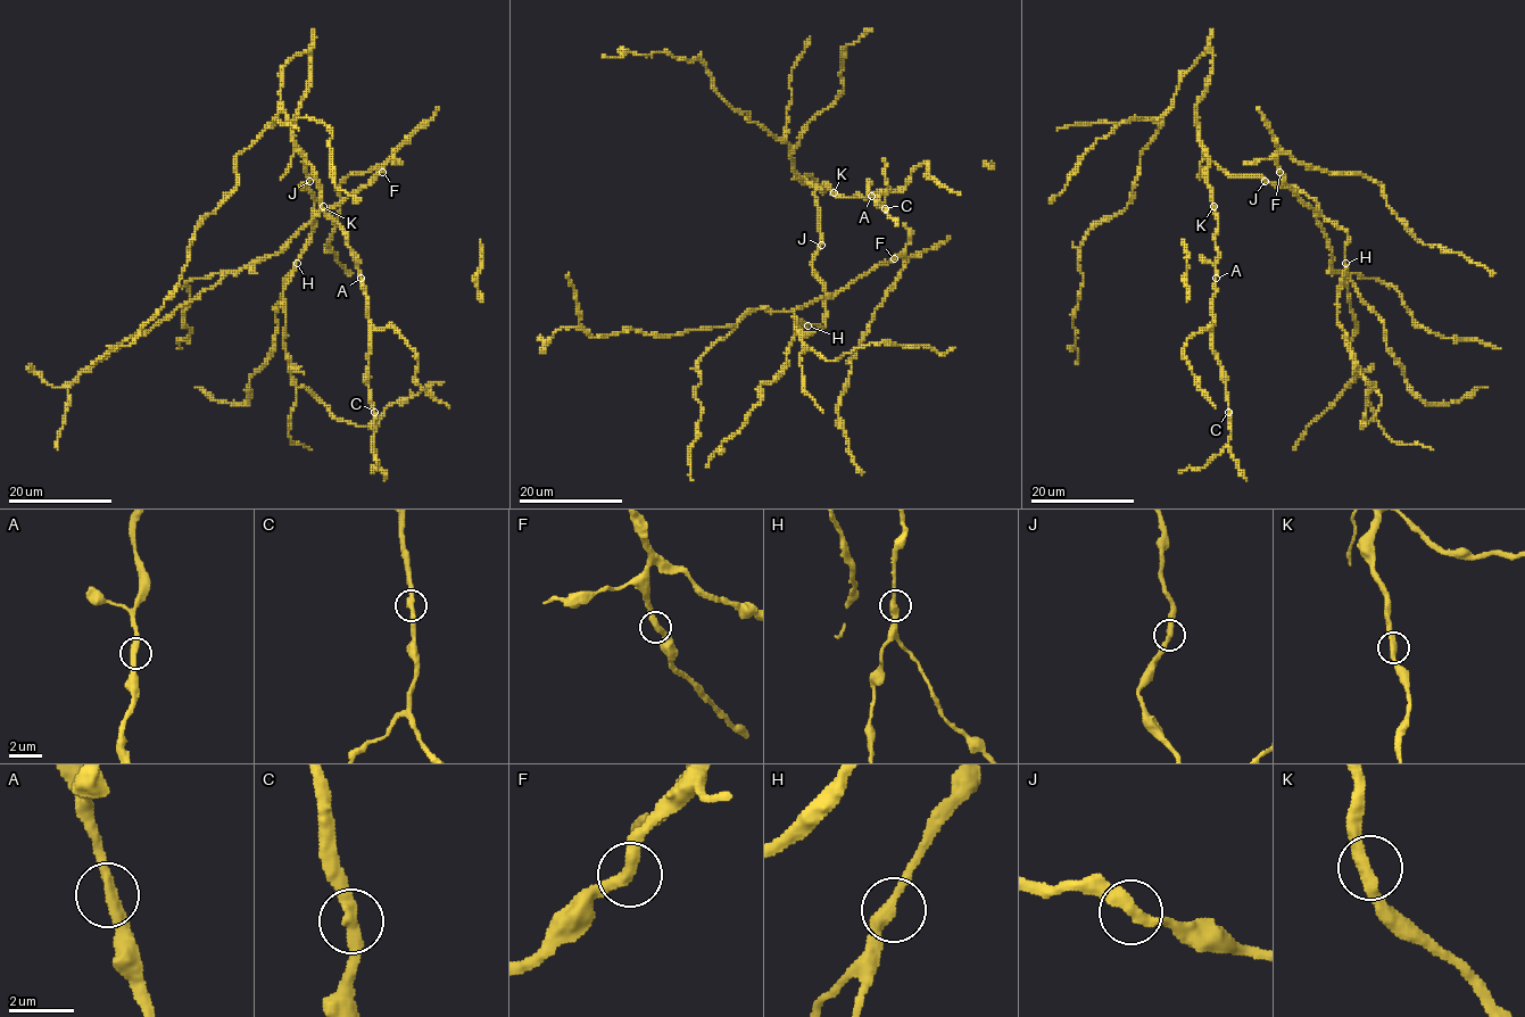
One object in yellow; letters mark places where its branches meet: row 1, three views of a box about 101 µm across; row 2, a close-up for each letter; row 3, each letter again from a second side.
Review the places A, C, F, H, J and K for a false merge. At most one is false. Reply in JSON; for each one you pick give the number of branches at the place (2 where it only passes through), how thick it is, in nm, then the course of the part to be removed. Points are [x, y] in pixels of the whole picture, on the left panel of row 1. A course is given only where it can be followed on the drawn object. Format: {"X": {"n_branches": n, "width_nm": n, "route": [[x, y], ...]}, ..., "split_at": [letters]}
{"split_at": []}

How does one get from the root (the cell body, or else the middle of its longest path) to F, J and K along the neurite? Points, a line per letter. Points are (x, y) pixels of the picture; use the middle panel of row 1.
F: (806, 181), (814, 189), (821, 234), (821, 246), (812, 270), (823, 284), (826, 298), (894, 258)
J: (806, 181), (814, 189), (821, 245)
K: (806, 181), (814, 187), (827, 187), (834, 192)

